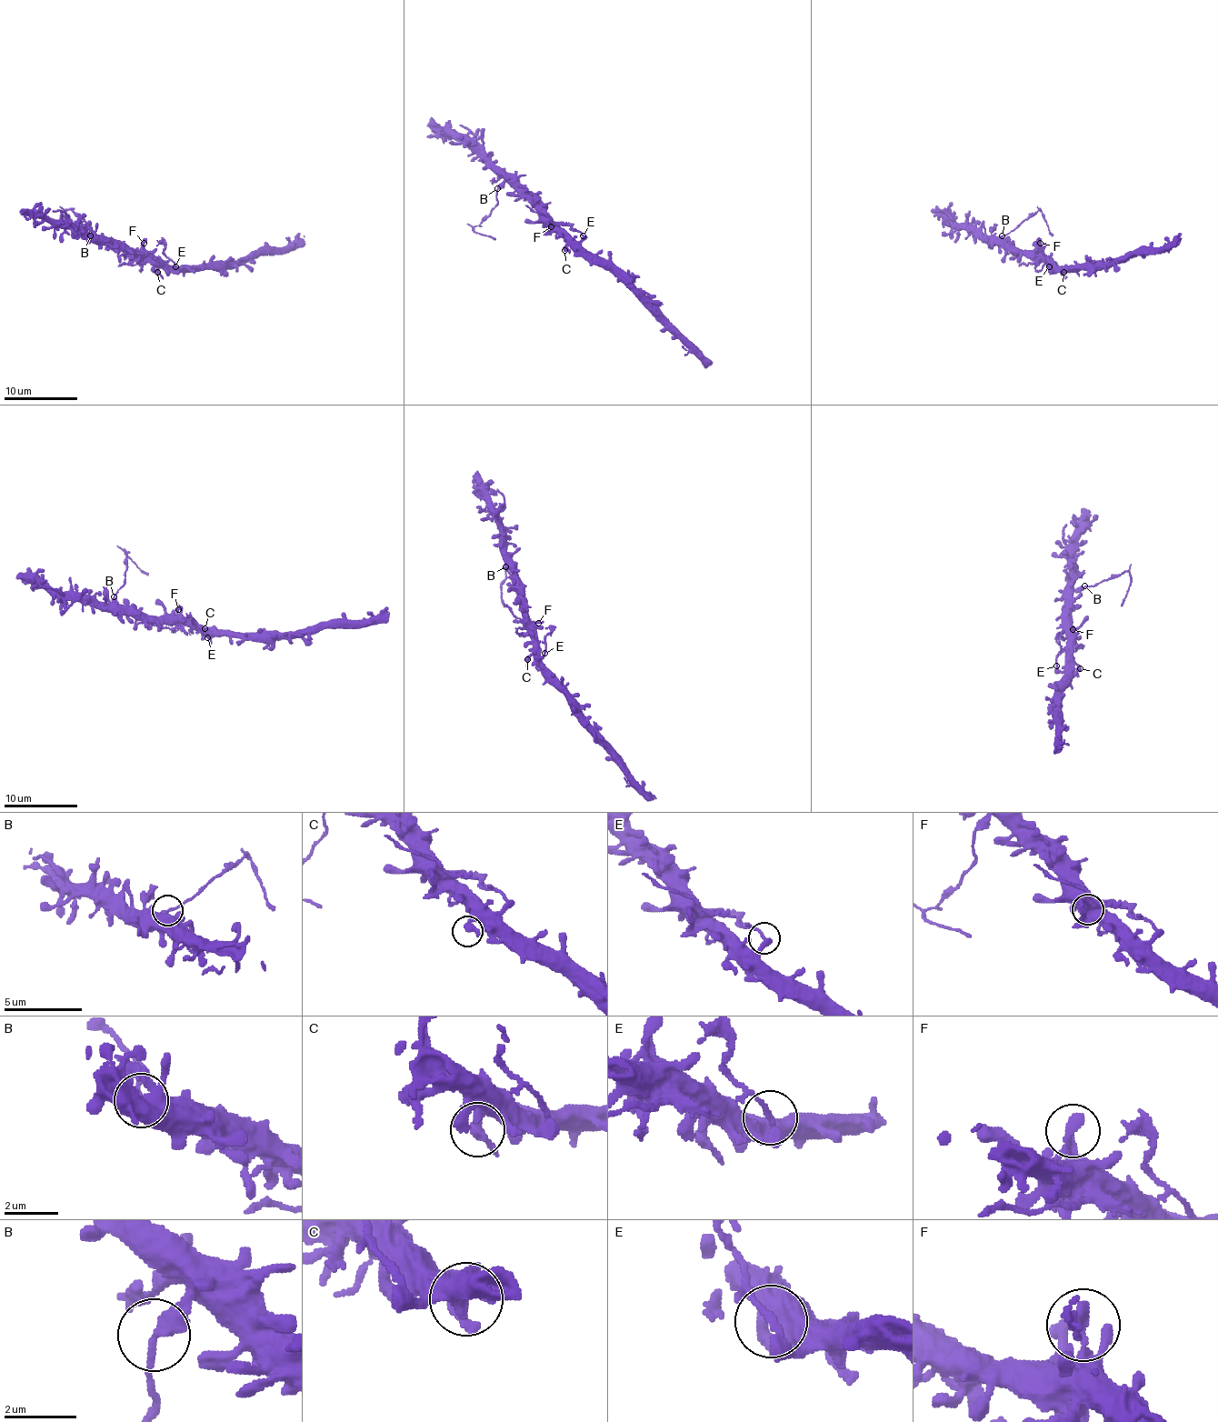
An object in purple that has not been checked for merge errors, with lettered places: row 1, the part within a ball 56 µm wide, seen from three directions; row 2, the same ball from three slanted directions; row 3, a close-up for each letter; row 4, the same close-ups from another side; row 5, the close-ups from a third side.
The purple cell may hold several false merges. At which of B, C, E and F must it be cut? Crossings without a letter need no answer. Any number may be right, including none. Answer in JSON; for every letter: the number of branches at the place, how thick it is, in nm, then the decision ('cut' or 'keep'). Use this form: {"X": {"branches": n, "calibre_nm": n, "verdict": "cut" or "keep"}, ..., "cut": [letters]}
{"B": {"branches": 2, "calibre_nm": 320, "verdict": "cut"}, "C": {"branches": 1, "calibre_nm": 420, "verdict": "keep"}, "E": {"branches": 2, "calibre_nm": 240, "verdict": "cut"}, "F": {"branches": 1, "calibre_nm": 360, "verdict": "keep"}, "cut": ["B", "E"]}

